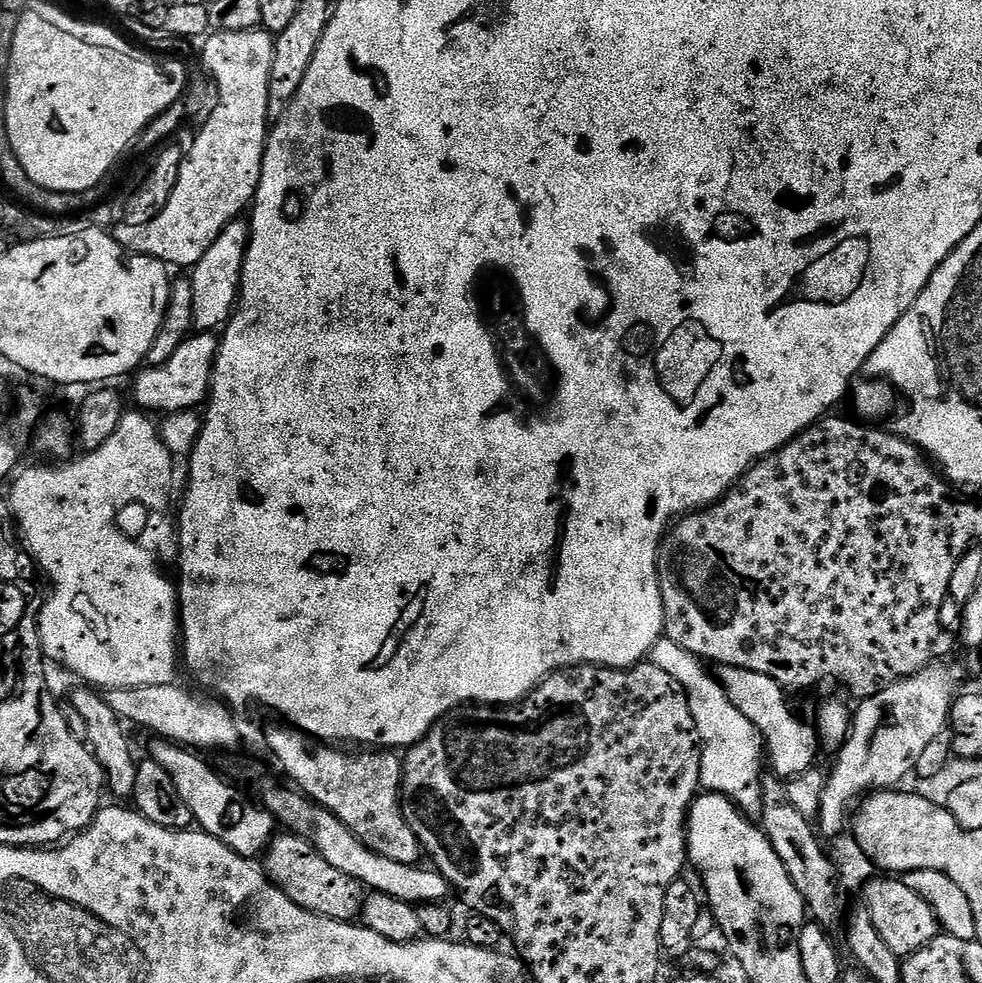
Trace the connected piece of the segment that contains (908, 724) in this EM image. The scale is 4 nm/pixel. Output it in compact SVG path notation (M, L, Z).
M933 662L928 665L924 669L918 670L917 673L913 674L913 676L908 676L904 680L898 680L893 682L888 688L884 688L881 692L874 694L868 699L861 699L859 701L858 706L860 709L855 709L854 715L850 720L850 731L848 733L847 740L844 741L842 747L839 749L838 755L840 757L836 760L836 765L832 768L832 773L828 776L828 781L824 784L824 793L820 796L820 824L818 820L818 832L821 837L826 838L826 836L840 836L843 832L846 832L846 829L850 824L850 817L853 815L854 809L857 807L858 801L877 791L877 790L892 790L897 787L896 784L899 780L904 780L913 775L916 770L916 763L920 759L921 755L925 753L926 746L929 746L930 742L934 740L934 738L938 737L944 729L947 729L950 724L950 717L952 715L952 702L956 699L958 695L958 687L960 684L960 672L956 668L951 668L948 665L948 662Z

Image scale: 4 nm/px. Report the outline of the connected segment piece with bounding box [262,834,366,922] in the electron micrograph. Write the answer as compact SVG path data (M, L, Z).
M293 834L277 835L262 856L262 867L269 880L302 910L335 920L355 921L364 906L366 895L362 884L337 867L330 866L311 841Z

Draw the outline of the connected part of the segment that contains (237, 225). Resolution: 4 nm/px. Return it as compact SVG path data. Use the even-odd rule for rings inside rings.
M243 219L233 220L214 238L210 250L190 272L193 284L193 325L200 332L215 333L232 319L240 298L240 281L244 274L244 256L248 252L250 228Z

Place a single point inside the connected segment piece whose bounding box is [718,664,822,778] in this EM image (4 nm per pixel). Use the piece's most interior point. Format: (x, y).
(790, 745)

